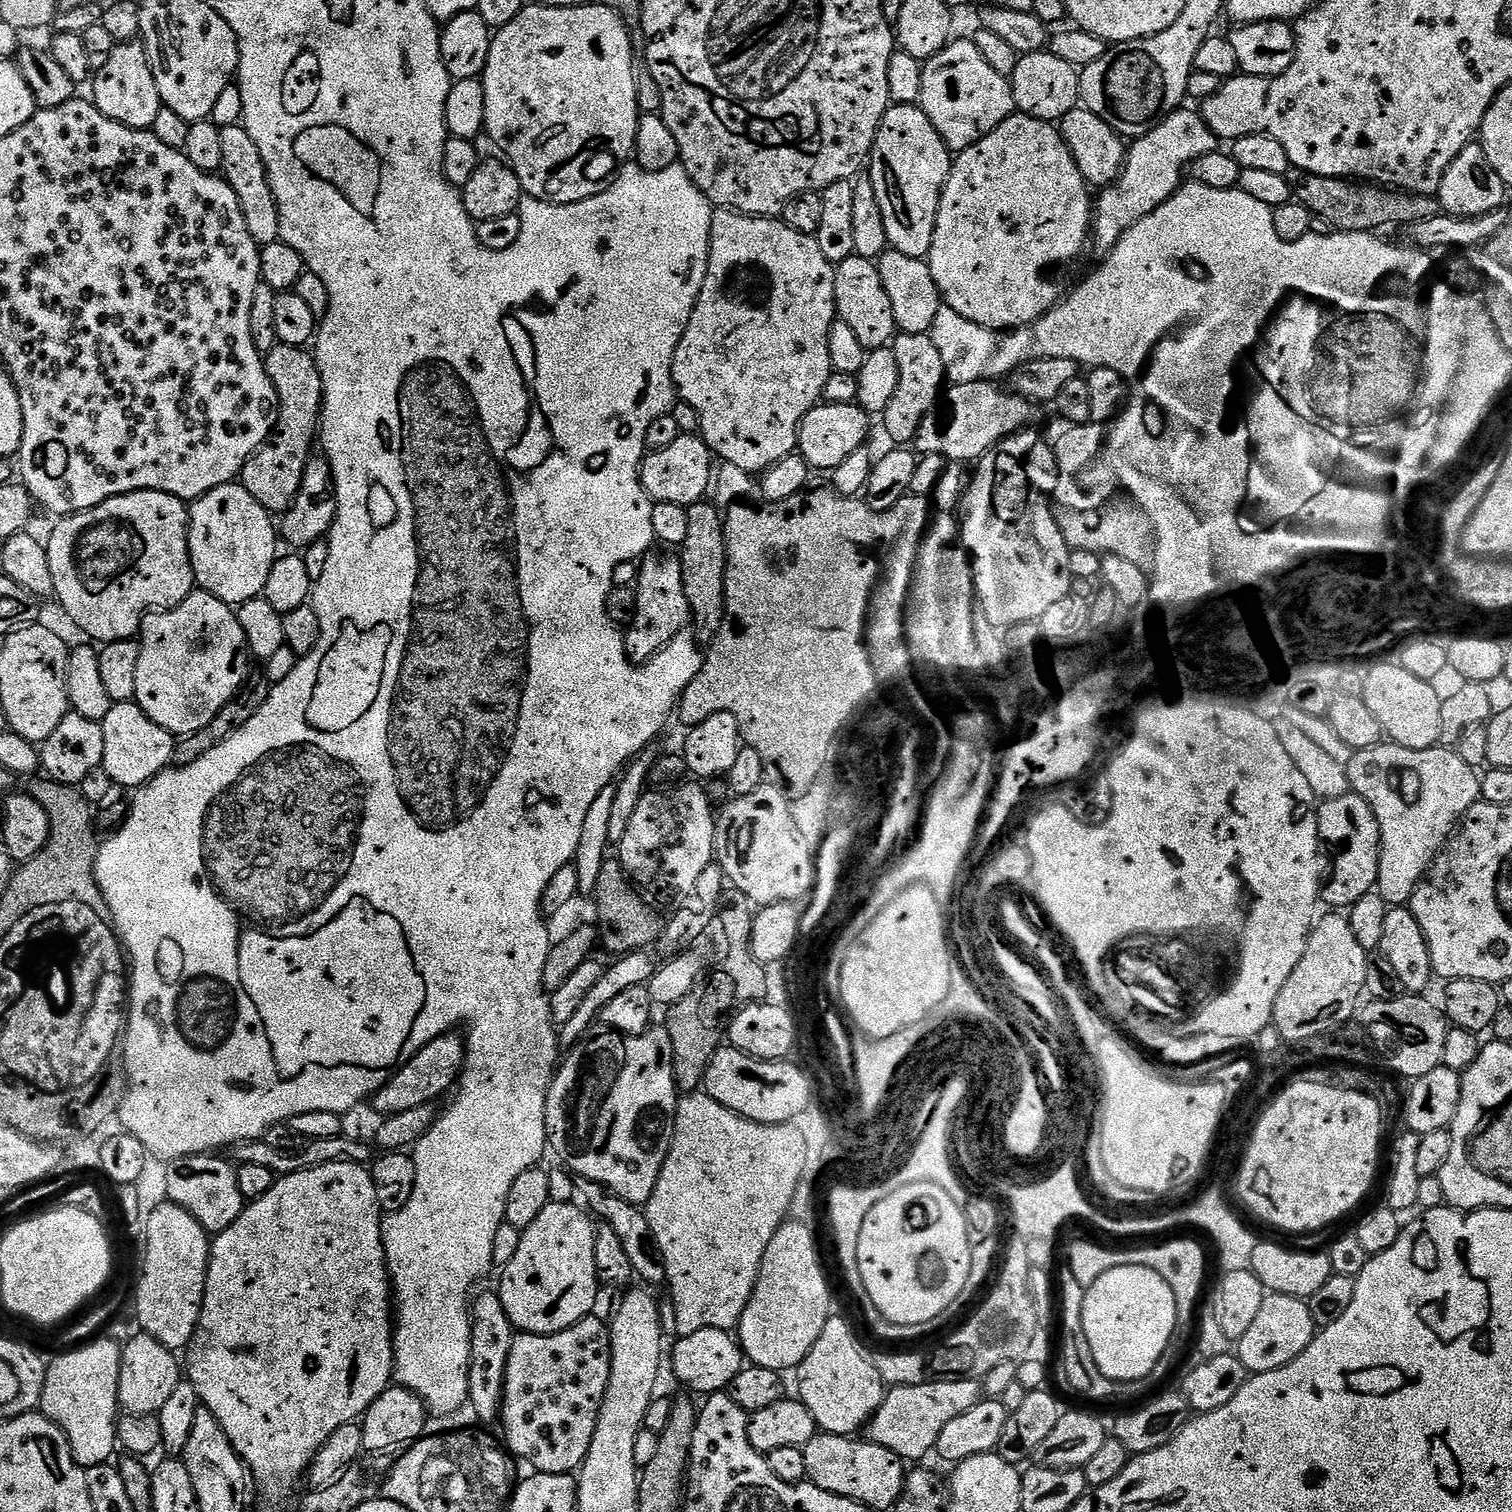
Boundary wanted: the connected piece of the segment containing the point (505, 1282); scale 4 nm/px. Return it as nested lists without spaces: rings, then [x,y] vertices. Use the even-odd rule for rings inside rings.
[[[549,1202],[542,1210],[542,1214],[538,1214],[538,1218],[534,1218],[534,1222],[530,1222],[530,1226],[521,1231],[518,1254],[514,1254],[514,1258],[510,1258],[510,1262],[503,1265],[504,1277],[500,1280],[498,1295],[513,1329],[543,1336],[558,1334],[562,1330],[572,1328],[587,1316],[593,1315],[595,1308],[592,1307],[596,1304],[596,1291],[601,1291],[602,1288],[600,1281],[596,1279],[594,1266],[597,1225],[592,1224],[593,1217],[583,1207],[580,1207],[581,1209],[576,1207],[575,1203]]]

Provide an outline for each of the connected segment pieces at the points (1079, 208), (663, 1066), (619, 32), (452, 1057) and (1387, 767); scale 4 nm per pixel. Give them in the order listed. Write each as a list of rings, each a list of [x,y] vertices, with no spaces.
[[[1023,114],[1006,117],[993,132],[986,134],[986,138],[982,138],[965,152],[959,153],[952,161],[952,173],[948,175],[948,181],[938,206],[934,242],[926,257],[932,281],[940,291],[941,301],[962,318],[995,332],[1009,333],[1017,328],[1027,328],[1029,324],[1035,324],[1037,320],[1041,320],[1044,315],[1056,307],[1062,296],[1062,293],[1044,277],[1044,271],[1054,267],[1055,264],[1064,264],[1067,260],[1074,259],[1083,250],[1084,243],[1087,240],[1089,243],[1090,233],[1094,228],[1094,196],[1091,194],[1093,195],[1090,186],[1084,181],[1078,170],[1078,162],[1074,162],[1064,141],[1064,136],[1055,123],[1030,118]]]
[[[667,1027],[655,1028],[640,1036],[608,1030],[605,1036],[592,1034],[569,1047],[552,1077],[544,1115],[548,1144],[551,1151],[553,1148],[564,1159],[561,1160],[563,1167],[585,1181],[603,1185],[609,1193],[637,1206],[647,1205],[650,1194],[654,1194],[676,1129],[678,1073],[674,1066],[674,1050]]]
[[[543,2],[529,3],[510,22],[510,26],[499,29],[493,35],[489,58],[482,79],[486,90],[486,122],[484,132],[492,139],[497,149],[501,148],[503,159],[512,165],[518,174],[518,182],[524,187],[525,193],[539,200],[549,200],[551,204],[577,204],[591,196],[597,196],[604,191],[606,185],[617,175],[618,169],[625,162],[633,159],[636,150],[636,131],[642,115],[636,101],[636,73],[637,65],[632,65],[632,40],[628,37],[628,28],[625,21],[611,12],[603,2],[586,2],[582,6],[573,8],[559,8],[546,6]]]
[[[450,1031],[434,1038],[422,1051],[414,1054],[401,1068],[393,1072],[392,1079],[374,1094],[376,1108],[381,1112],[381,1117],[402,1114],[406,1110],[414,1110],[414,1106],[426,1106],[439,1101],[439,1096],[446,1095],[448,1091],[451,1093],[457,1087],[465,1069],[466,1040],[463,1035],[456,1035],[455,1031]]]
[[[1391,742],[1355,749],[1346,767],[1349,789],[1366,798],[1380,823],[1380,873],[1376,888],[1389,906],[1407,905],[1421,880],[1428,875],[1433,860],[1444,851],[1464,816],[1481,799],[1477,769],[1464,762],[1456,750],[1447,752],[1444,746],[1410,750]]]

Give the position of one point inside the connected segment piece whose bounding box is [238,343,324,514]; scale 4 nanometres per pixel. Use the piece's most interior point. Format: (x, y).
(273, 475)

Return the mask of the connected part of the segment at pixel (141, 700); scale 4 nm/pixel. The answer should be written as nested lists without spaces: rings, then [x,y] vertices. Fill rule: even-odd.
[[[193,590],[174,608],[156,610],[144,617],[138,633],[138,690],[135,703],[173,737],[183,738],[201,732],[229,702],[237,699],[238,691],[248,676],[250,653],[246,634],[233,605],[222,602],[214,594]]]

